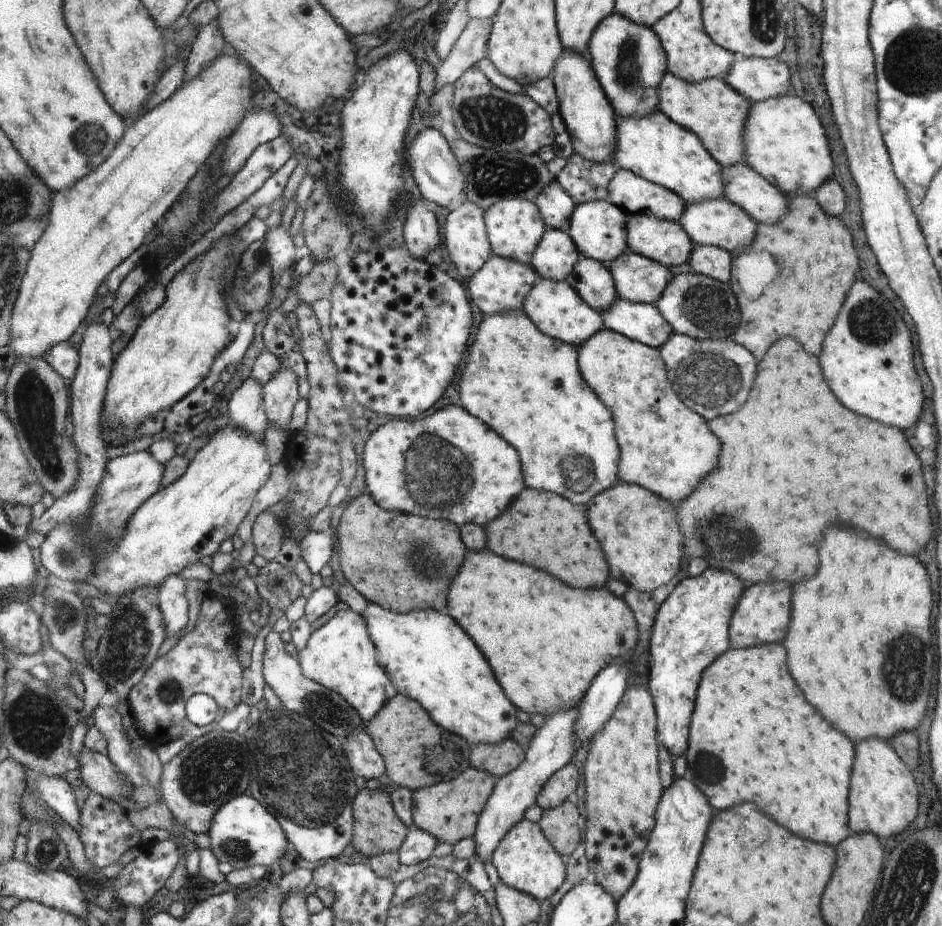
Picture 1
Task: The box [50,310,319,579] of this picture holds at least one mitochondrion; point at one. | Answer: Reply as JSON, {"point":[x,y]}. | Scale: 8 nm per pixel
{"point":[69,558]}

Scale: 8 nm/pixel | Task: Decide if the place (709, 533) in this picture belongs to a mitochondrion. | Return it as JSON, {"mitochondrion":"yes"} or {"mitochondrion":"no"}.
{"mitochondrion":"yes"}

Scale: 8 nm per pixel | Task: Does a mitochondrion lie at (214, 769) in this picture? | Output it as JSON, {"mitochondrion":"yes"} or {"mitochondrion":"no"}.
{"mitochondrion":"yes"}

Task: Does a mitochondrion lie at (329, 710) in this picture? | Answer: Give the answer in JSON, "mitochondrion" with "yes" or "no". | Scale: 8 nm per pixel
{"mitochondrion":"yes"}

